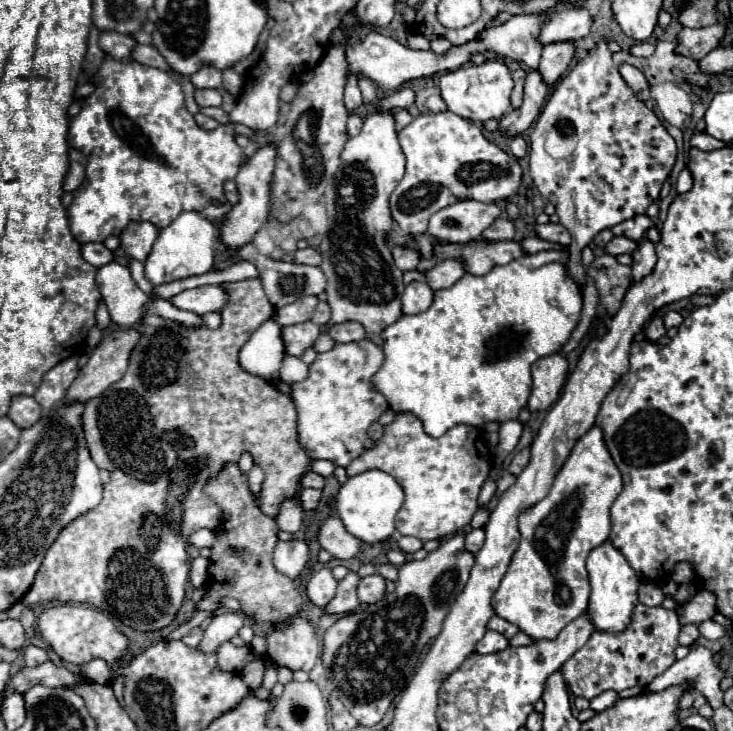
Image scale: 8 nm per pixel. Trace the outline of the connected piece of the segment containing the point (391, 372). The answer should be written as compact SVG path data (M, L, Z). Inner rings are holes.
M538 252L538 254L528 254L520 260L512 260L512 264L506 264L506 266L496 266L492 268L488 274L484 276L472 276L472 274L464 274L452 288L446 288L446 290L438 290L434 292L434 304L422 312L422 314L416 314L416 316L402 316L396 324L388 326L380 336L384 340L384 364L382 368L376 372L374 376L374 388L378 392L382 392L390 404L390 408L398 414L398 412L412 412L416 414L422 424L424 424L424 430L426 434L438 438L442 436L446 430L450 430L452 426L456 424L470 424L470 426L482 426L486 422L506 422L506 420L514 420L518 418L518 412L528 404L528 398L530 398L530 388L532 388L532 380L530 380L530 366L540 358L540 356L548 356L552 352L558 352L566 340L570 338L572 330L576 328L578 324L578 318L580 318L580 310L582 310L582 294L576 292L576 284L572 284L572 278L568 276L566 272L566 260L568 260L568 254L566 252ZM502 330L510 330L506 336L498 336L500 340L500 348L488 348L490 344L490 338Z

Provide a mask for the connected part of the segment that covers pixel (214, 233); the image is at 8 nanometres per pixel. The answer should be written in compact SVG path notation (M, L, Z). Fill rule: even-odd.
M182 212L168 228L160 230L152 246L152 252L144 262L144 274L154 286L168 284L188 276L206 274L214 268L214 256L218 248L216 244L218 244L218 230L210 220L200 216L198 212Z

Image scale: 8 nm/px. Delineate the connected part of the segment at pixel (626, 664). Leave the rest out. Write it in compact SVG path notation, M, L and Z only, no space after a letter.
M636 604L632 618L622 632L594 632L590 640L564 662L564 680L574 696L584 696L588 700L608 690L620 692L634 686L644 688L676 662L674 650L678 646L678 634L680 622L674 610Z

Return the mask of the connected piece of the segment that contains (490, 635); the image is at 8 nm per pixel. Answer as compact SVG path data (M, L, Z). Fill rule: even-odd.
M488 630L486 636L476 644L478 654L492 654L492 652L500 652L504 648L508 648L508 640L500 632L492 632L492 630Z

